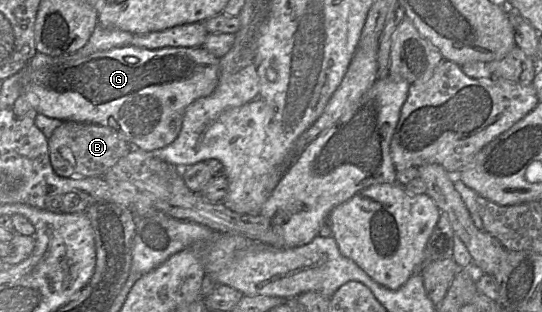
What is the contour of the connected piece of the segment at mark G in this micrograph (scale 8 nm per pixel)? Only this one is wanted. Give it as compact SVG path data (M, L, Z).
M135 46L113 48L39 69L27 65L21 71L21 93L38 113L47 117L110 127L133 147L157 151L178 137L187 107L214 92L219 79L219 60L202 46L155 50Z

